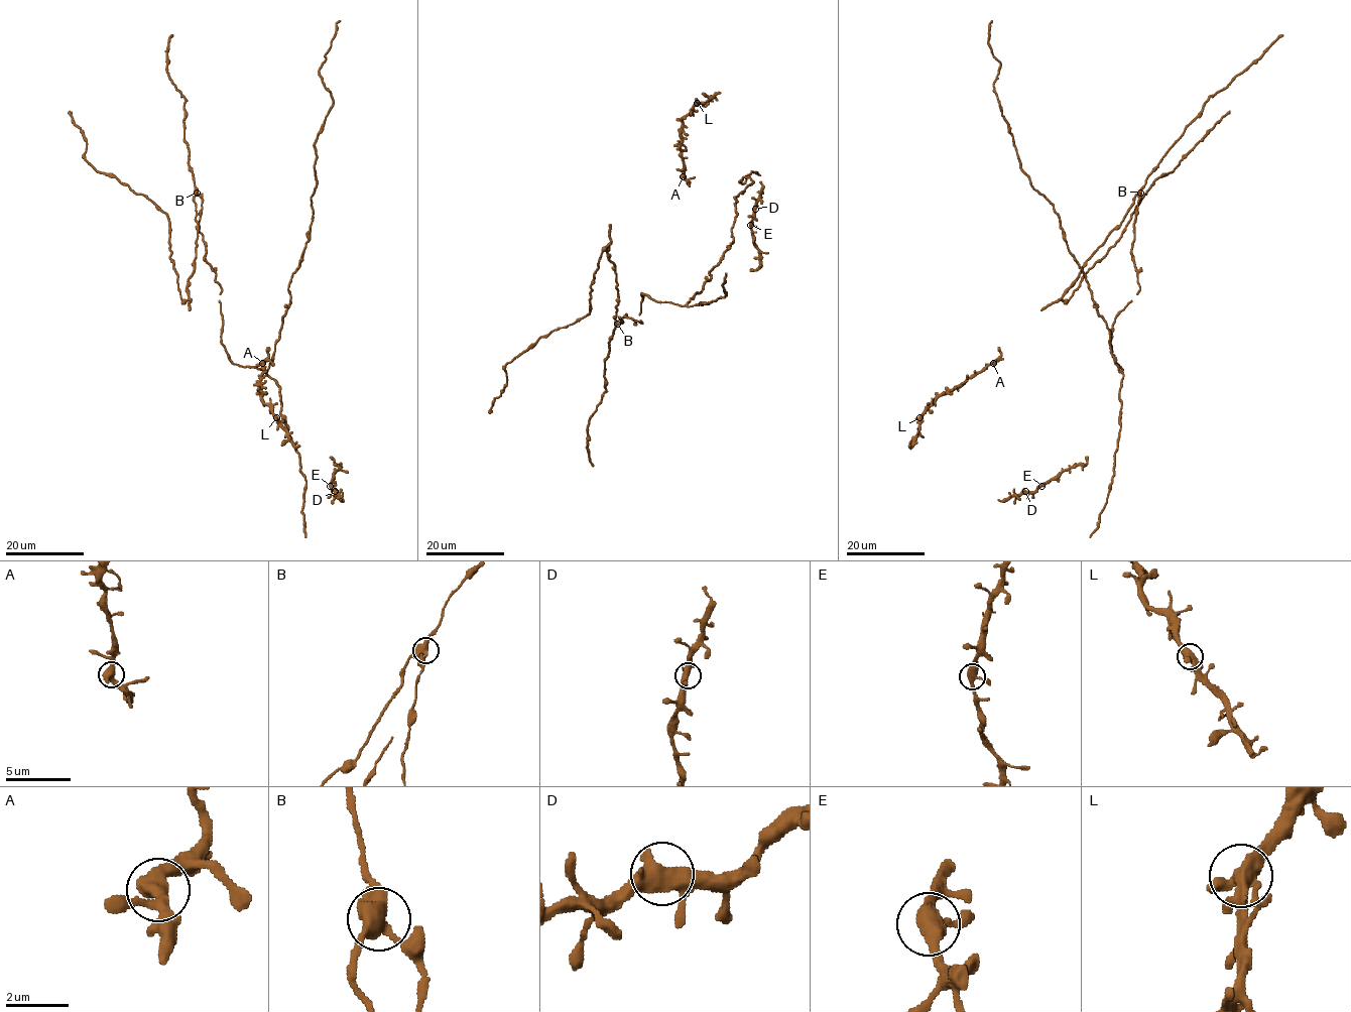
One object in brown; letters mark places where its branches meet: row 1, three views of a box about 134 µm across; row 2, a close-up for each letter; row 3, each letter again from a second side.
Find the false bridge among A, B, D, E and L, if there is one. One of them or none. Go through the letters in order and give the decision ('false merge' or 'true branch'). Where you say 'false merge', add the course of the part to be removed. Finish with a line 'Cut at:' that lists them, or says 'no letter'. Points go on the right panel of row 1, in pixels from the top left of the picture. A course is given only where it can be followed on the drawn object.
A: true branch
B: false merge; foreign part runs (1141, 193), (1063, 300), (1069, 299), (1119, 238), (1151, 184), (1171, 172), (1229, 111)
D: true branch
E: true branch
L: true branch
Cut at: B

